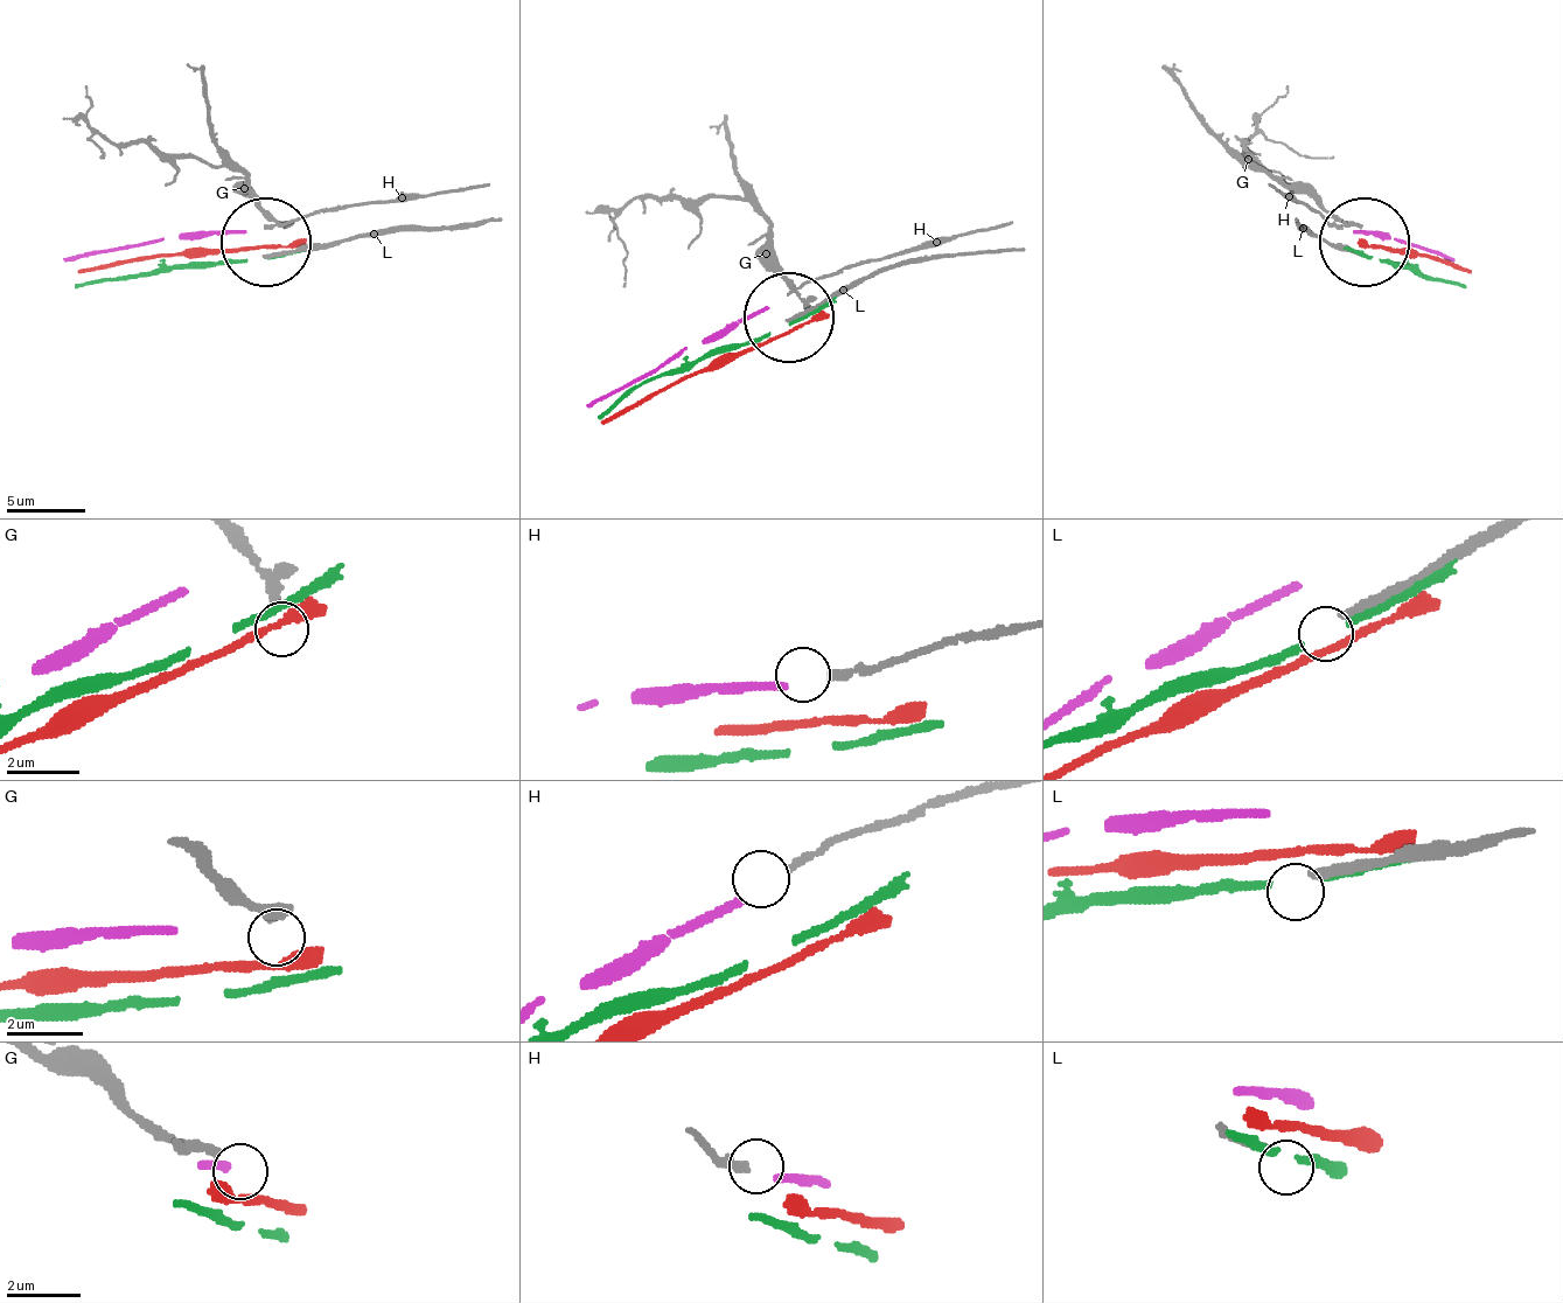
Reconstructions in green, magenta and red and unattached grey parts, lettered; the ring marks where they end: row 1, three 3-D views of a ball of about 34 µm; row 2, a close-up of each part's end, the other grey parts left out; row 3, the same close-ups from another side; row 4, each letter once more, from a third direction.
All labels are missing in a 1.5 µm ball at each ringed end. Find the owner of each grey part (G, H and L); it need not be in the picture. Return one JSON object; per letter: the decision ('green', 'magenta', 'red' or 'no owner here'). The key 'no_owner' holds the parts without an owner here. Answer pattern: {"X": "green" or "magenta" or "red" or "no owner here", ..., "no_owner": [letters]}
{"G": "no owner here", "H": "no owner here", "L": "no owner here", "no_owner": ["G", "H", "L"]}

